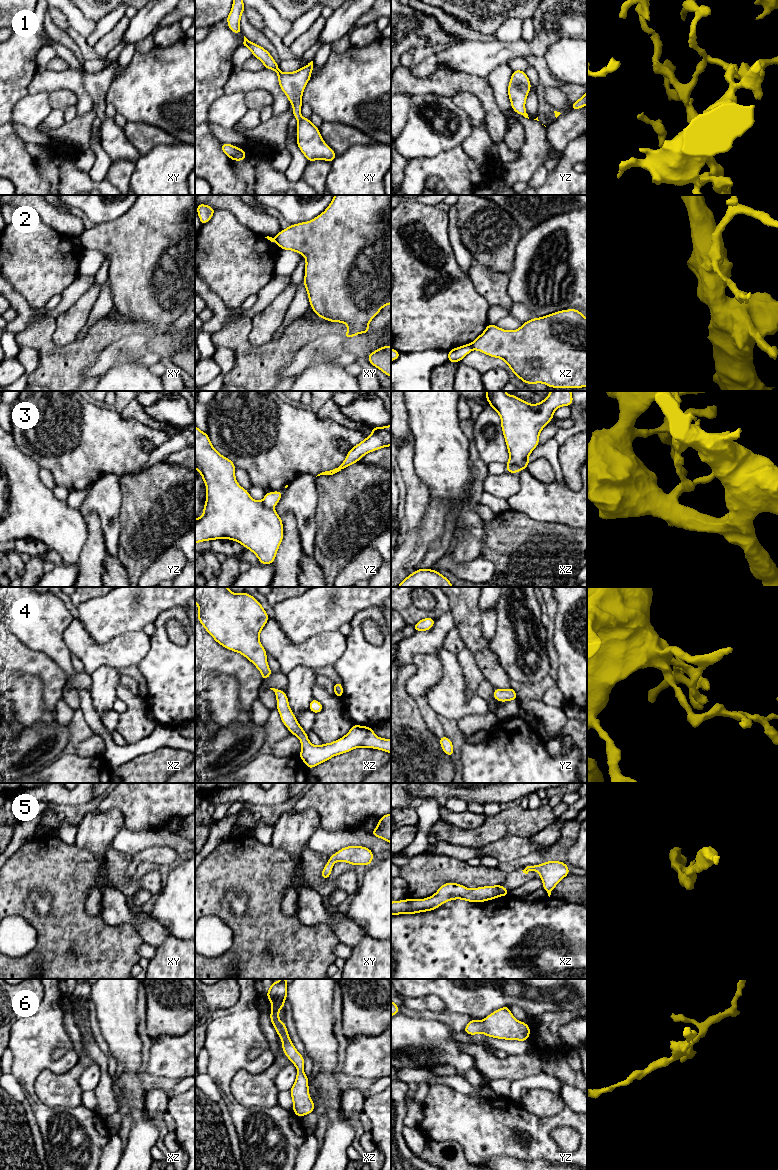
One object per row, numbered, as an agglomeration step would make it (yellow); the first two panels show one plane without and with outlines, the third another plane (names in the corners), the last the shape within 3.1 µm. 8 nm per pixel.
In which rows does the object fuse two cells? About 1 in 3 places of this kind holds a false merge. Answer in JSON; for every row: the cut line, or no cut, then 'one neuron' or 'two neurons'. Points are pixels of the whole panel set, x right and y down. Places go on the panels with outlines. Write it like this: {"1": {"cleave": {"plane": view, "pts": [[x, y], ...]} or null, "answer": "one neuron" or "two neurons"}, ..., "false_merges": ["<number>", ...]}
{"1": {"cleave": null, "answer": "one neuron"}, "2": {"cleave": {"plane": "xz", "pts": [[470, 344], [473, 348]]}, "answer": "two neurons"}, "3": {"cleave": {"plane": "yz", "pts": [[261, 501], [266, 506], [272, 508]]}, "answer": "two neurons"}, "4": {"cleave": null, "answer": "one neuron"}, "5": {"cleave": null, "answer": "one neuron"}, "6": {"cleave": null, "answer": "one neuron"}, "false_merges": ["2", "3"]}

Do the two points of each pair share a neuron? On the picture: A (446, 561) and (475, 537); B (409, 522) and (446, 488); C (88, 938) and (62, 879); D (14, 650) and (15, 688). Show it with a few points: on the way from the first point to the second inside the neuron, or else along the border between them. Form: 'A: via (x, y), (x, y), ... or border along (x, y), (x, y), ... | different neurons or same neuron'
A: border along (448, 552), (457, 562), (469, 562), (475, 559) | different neurons
B: border along (419, 477), (427, 487), (431, 498) | different neurons
C: via (73, 923), (68, 918), (68, 894) | same neuron
D: border along (10, 668), (37, 677) | different neurons

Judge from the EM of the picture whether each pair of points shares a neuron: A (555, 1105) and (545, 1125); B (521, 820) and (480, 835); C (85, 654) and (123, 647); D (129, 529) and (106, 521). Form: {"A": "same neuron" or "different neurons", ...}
{"A": "different neurons", "B": "same neuron", "C": "same neuron", "D": "different neurons"}

